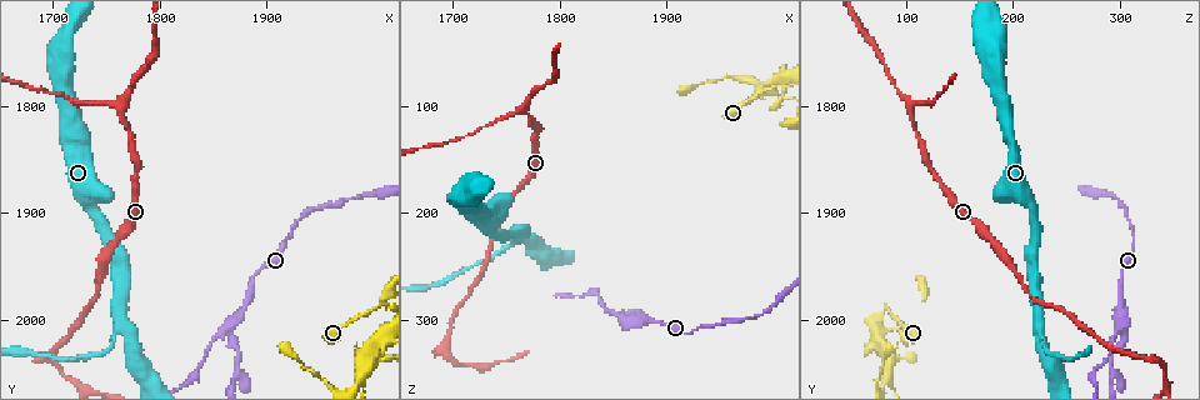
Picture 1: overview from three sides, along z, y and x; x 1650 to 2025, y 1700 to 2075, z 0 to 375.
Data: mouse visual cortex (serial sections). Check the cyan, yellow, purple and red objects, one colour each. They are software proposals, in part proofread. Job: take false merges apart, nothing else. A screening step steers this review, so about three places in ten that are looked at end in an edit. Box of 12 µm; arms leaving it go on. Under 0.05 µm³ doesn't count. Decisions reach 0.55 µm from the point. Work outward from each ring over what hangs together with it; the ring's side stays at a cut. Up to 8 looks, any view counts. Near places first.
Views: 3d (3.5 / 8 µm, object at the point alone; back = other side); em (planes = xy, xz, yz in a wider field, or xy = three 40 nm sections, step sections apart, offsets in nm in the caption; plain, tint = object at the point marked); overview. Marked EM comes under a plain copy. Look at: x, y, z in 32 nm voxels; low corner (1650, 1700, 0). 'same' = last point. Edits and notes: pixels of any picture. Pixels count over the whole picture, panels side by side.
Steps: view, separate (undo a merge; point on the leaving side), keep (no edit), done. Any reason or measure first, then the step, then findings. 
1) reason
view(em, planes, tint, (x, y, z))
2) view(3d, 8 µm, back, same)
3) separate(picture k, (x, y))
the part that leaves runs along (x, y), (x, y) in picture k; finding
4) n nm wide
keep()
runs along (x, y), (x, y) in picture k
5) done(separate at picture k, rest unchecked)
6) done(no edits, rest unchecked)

a fork
view(3d, 3.5 µm, (1764, 1806, 104))

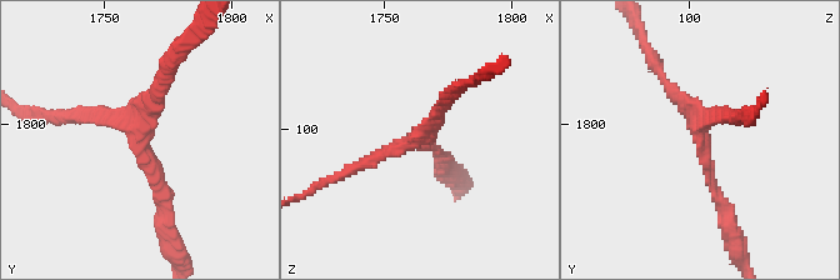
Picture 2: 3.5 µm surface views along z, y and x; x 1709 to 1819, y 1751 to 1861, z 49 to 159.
3 arms; arms of 150, 150, 150 nm
view(em, xy, step 3, tint, (1764, 1804, 105))

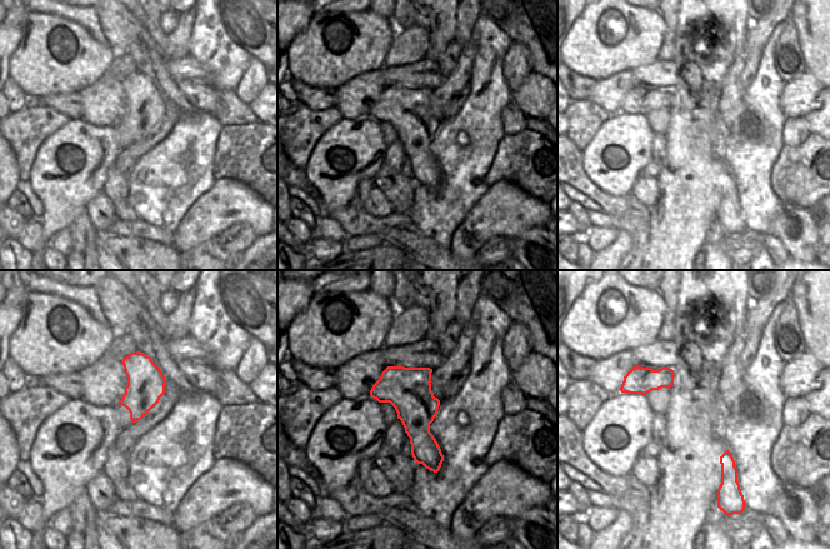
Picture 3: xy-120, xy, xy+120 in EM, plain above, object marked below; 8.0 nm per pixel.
another direction
view(em, planes, tint, same)

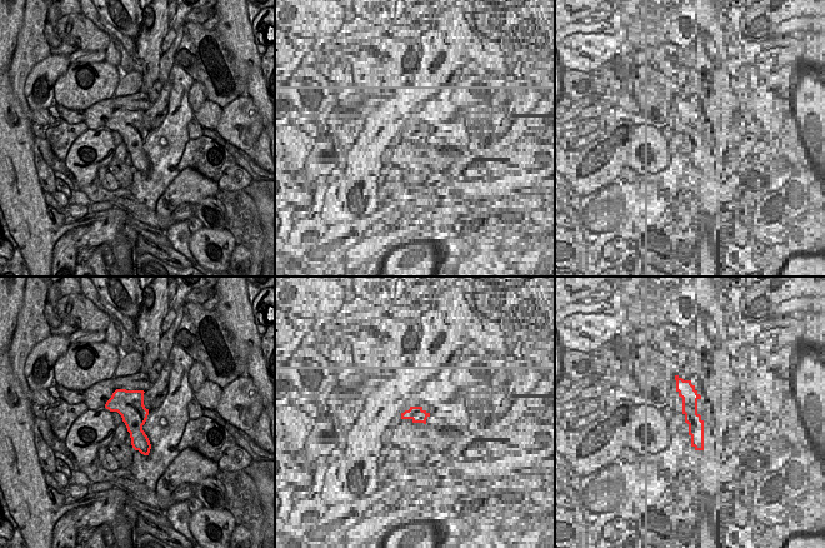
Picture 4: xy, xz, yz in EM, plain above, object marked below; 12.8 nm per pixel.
keep()
all the same cell

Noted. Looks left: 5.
sharp bend
view(3d, 3.5 µm, (1992, 2036, 80))

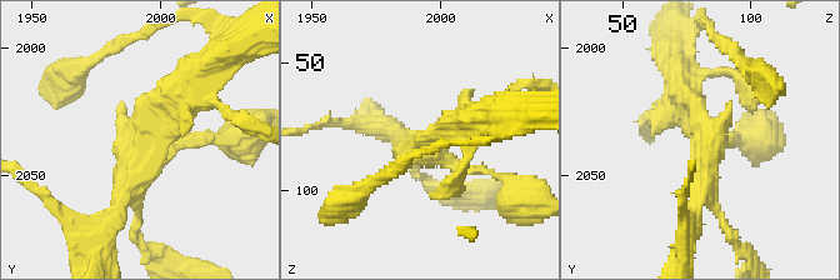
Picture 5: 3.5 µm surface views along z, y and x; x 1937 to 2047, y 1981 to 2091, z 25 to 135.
view(em, xy, step 1, tint, (1993, 2037, 83))

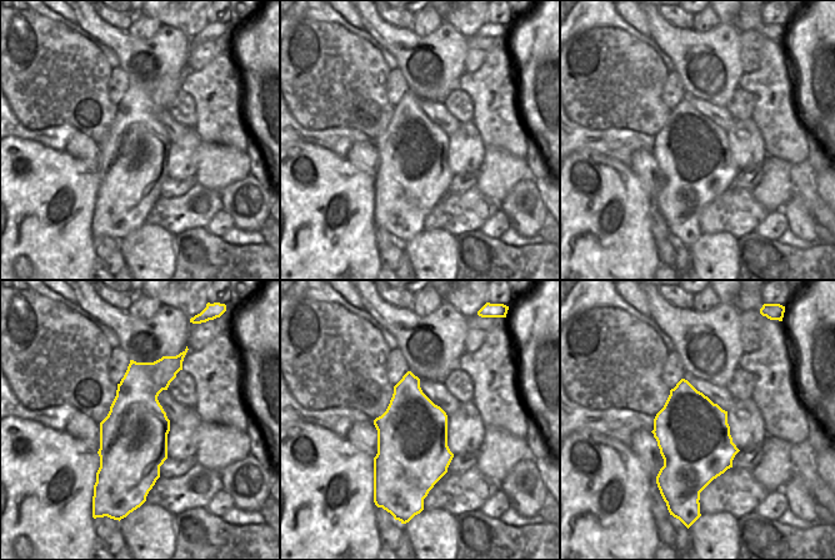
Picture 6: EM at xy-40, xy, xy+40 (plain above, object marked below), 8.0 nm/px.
keep()
runs along (191, 80), (141, 130), (110, 218) in picture 5; all the same cell

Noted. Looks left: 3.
two arms in line, one across
view(3d, 3.5 µm, (1862, 2004, 302))

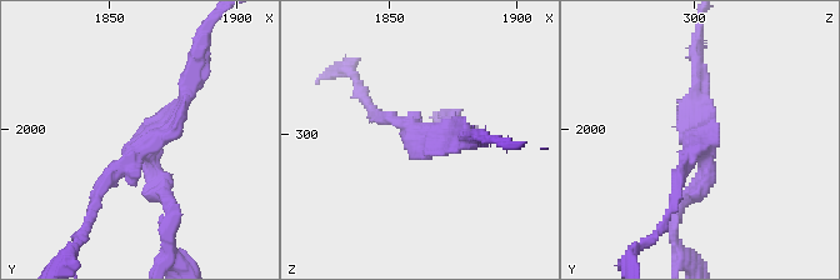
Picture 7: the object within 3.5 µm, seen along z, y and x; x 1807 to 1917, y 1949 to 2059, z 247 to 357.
3 arms; arms of 150, 200, 200 nm
view(em, xy, step 2, tint, (1864, 2008, 301))

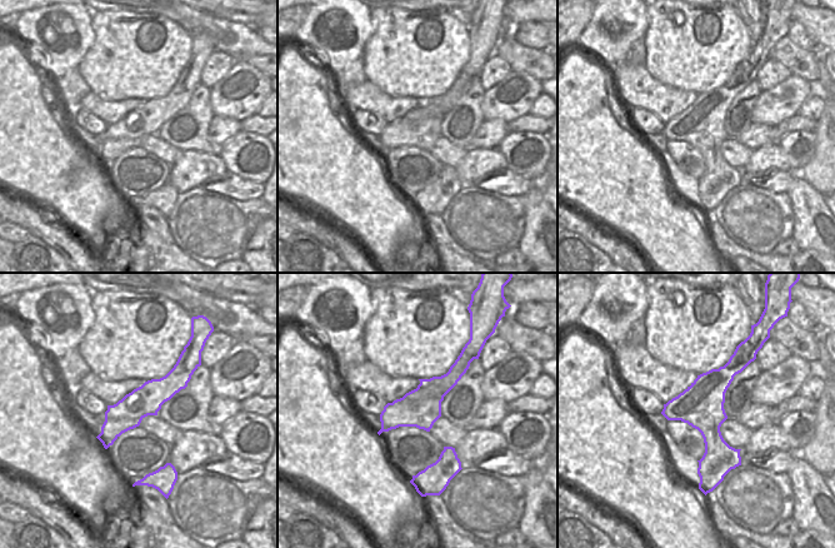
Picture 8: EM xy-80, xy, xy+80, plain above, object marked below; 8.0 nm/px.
keep()
runs along (733, 359), (711, 388), (703, 478) in picture 8; one cell here

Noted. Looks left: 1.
done(no edits, rest unchecked)

